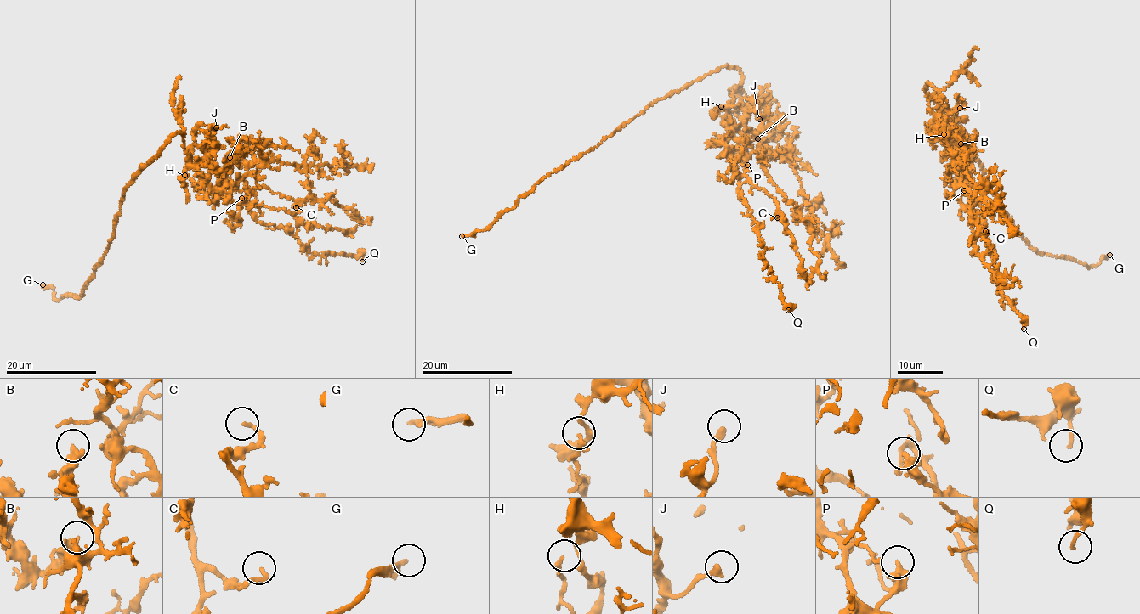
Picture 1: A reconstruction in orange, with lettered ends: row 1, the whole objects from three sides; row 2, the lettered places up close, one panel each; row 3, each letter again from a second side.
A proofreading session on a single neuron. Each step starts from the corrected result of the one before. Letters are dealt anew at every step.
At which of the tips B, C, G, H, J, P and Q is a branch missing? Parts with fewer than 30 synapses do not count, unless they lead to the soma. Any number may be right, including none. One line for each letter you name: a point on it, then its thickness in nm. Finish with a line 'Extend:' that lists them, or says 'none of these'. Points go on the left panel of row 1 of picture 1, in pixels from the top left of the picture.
G: place (42, 284); calibre 260 nm
J: place (216, 127); calibre 300 nm
Extend: G, J

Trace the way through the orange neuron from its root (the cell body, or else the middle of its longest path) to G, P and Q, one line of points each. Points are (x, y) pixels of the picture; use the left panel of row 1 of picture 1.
G: (159, 153), (125, 190), (114, 237), (82, 295), (76, 297), (67, 294), (54, 299), (52, 286), (42, 284)
P: (159, 153), (181, 132), (189, 163), (212, 190), (207, 197), (241, 205), (241, 198)
Q: (159, 153), (181, 132), (209, 199), (242, 201), (258, 222), (288, 231), (313, 254), (362, 261)

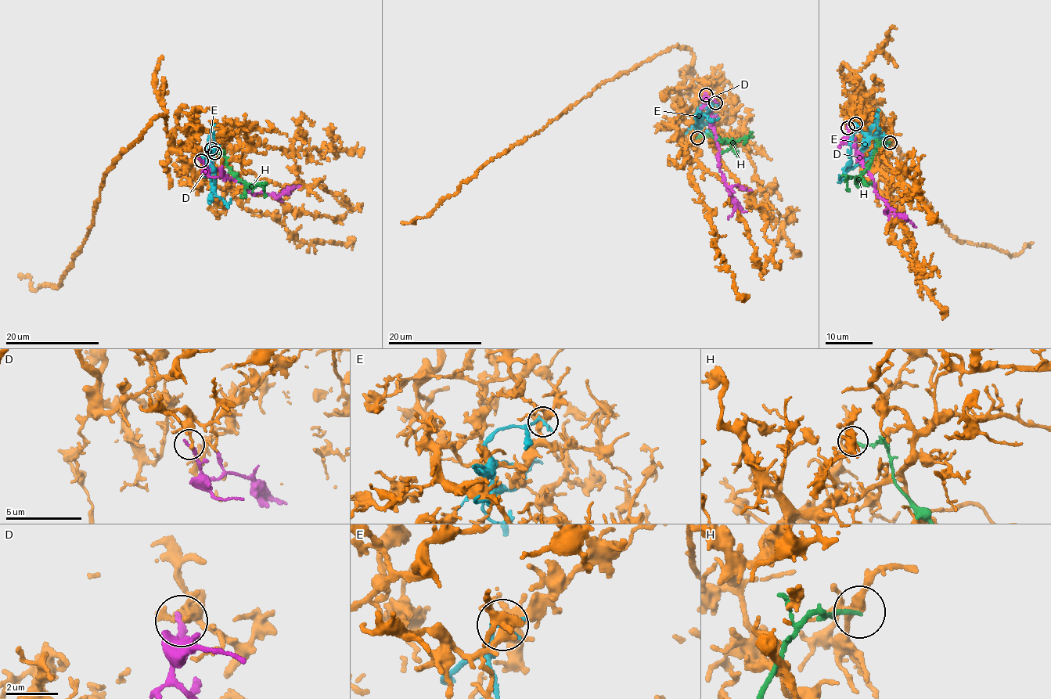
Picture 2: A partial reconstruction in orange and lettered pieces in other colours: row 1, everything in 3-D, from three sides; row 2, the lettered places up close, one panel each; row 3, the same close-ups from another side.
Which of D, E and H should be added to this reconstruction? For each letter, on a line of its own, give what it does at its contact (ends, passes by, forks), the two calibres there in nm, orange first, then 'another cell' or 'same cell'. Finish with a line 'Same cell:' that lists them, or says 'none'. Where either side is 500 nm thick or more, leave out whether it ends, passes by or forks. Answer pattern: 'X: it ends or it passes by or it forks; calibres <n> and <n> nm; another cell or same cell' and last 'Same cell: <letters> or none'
D: it ends; calibres 200 and 220 nm; another cell
E: it ends; calibres 320 and 240 nm; another cell
H: it ends; calibres 240 and 140 nm; another cell
Same cell: none

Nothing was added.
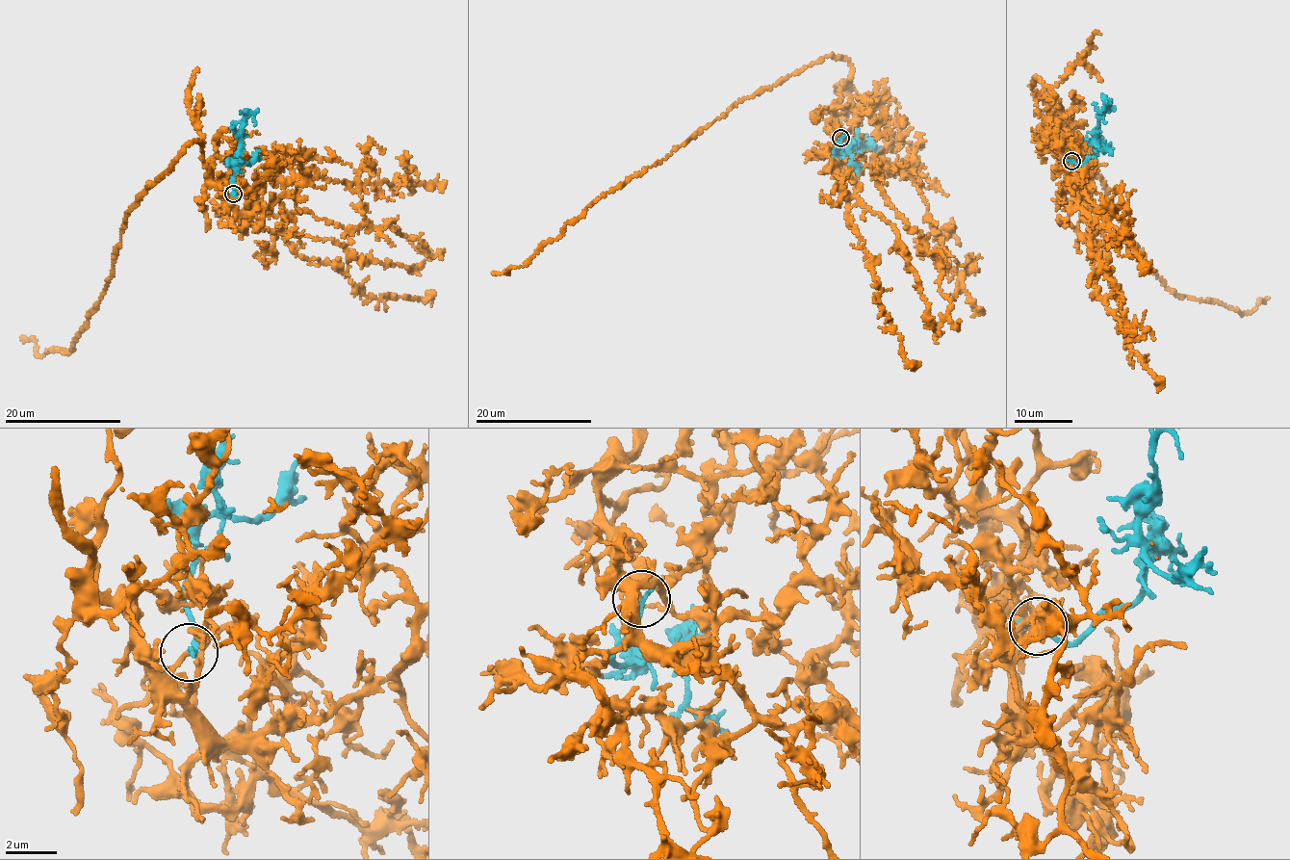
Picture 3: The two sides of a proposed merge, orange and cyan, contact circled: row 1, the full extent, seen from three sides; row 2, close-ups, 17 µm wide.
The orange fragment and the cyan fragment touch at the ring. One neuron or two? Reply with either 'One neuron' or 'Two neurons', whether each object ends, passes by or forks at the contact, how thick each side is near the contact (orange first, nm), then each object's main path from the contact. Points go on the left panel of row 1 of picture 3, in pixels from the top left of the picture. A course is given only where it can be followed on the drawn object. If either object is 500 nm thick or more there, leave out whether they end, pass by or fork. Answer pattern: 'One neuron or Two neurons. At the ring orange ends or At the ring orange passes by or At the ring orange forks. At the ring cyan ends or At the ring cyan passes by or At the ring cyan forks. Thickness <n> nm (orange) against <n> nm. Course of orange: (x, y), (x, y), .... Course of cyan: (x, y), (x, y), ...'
One neuron. At the ring orange ends. At the ring cyan ends. Thickness 180 nm (orange) against 240 nm. Course of orange: (233, 194), (210, 181), (201, 145), (190, 143), (128, 213), (113, 275), (73, 349), (39, 355), (21, 337). Course of cyan: (233, 194), (236, 194), (232, 180), (233, 165), (239, 161), (240, 130), (245, 117), (251, 116), (255, 125)

